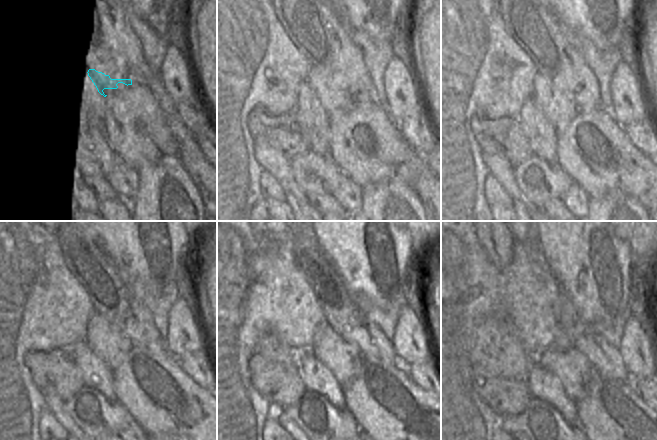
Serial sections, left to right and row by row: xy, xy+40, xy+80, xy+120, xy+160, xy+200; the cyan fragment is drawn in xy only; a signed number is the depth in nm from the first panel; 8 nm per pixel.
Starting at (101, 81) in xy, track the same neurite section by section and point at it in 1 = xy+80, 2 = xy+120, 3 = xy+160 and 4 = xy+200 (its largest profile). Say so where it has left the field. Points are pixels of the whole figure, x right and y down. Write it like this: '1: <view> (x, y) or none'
1: xy+80 (560, 111)
2: xy+120 (112, 344)
3: xy+160 (343, 358)
4: xy+200 (571, 366)

